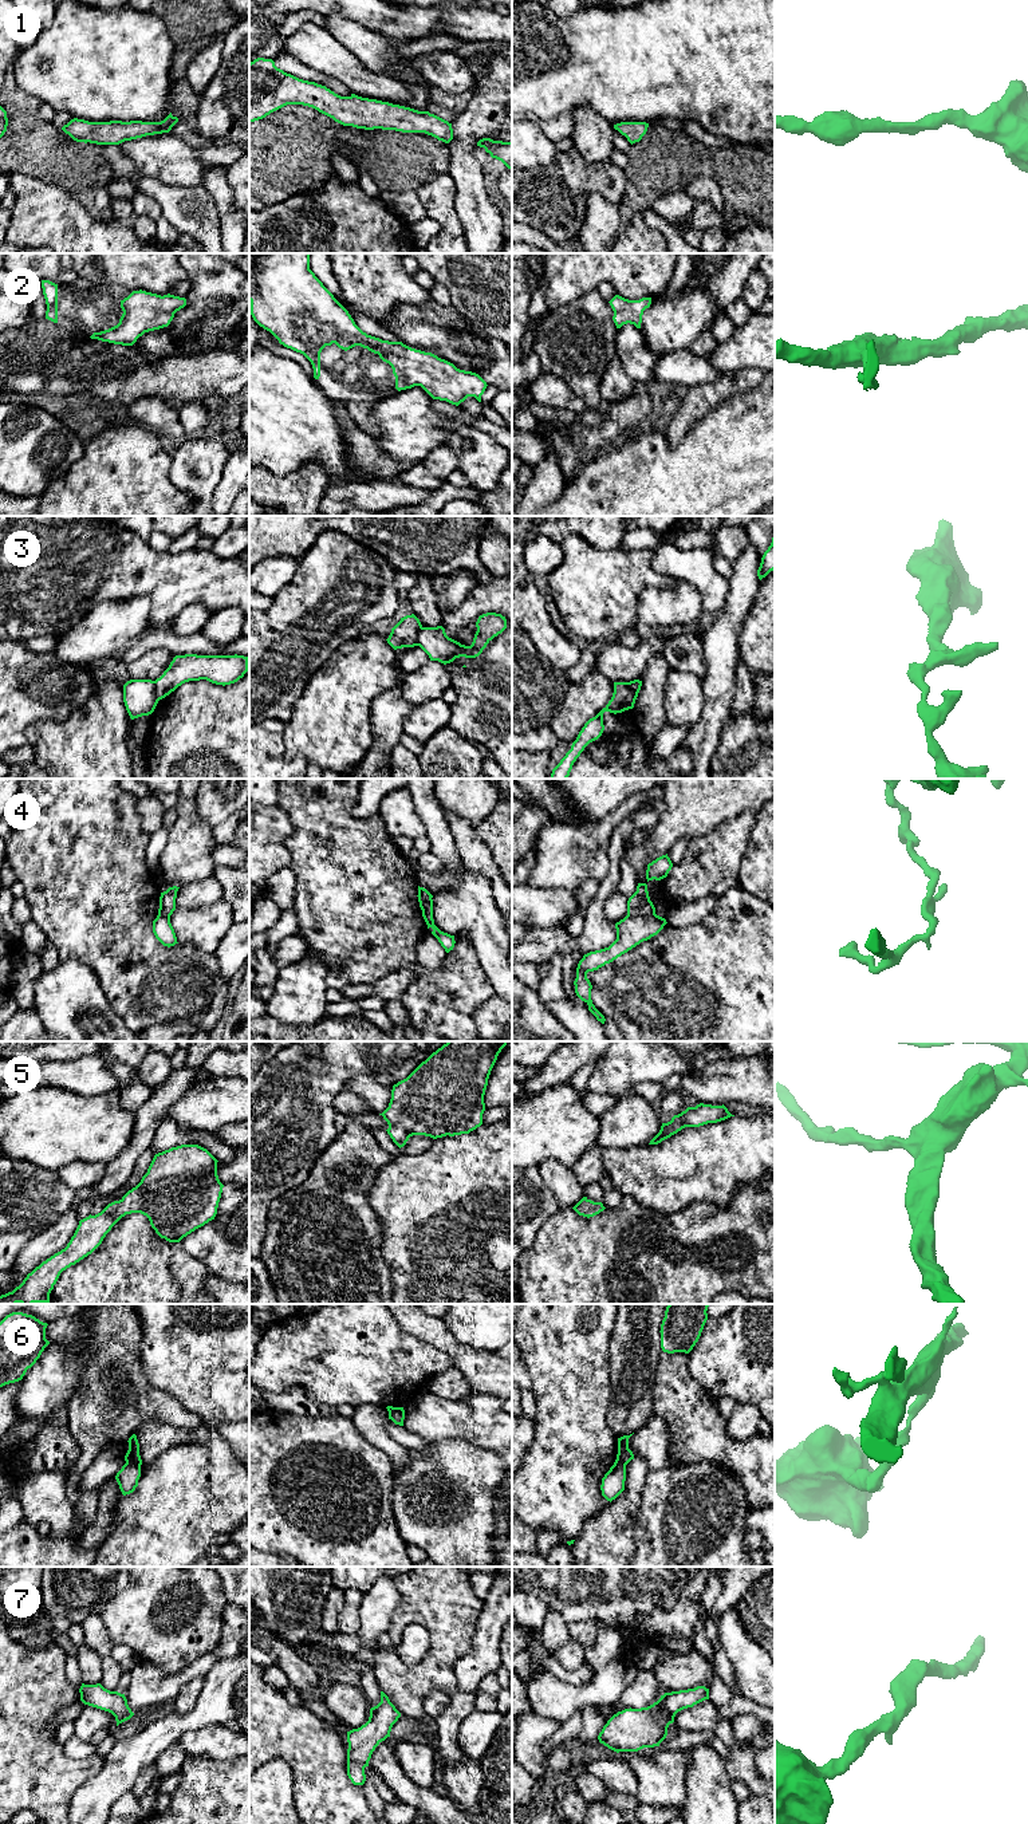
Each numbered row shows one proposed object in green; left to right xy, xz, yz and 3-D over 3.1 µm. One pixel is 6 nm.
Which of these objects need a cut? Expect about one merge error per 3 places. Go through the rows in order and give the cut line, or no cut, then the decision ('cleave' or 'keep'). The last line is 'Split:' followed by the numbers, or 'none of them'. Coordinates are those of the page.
1: cut none; keep
2: cut none; keep
3: cut xz (421, 626), (416, 645); cleave
4: cut yz (627, 913), (630, 916), (654, 914); cleave
5: cut none; keep
6: cut xy (126, 1461), (140, 1465); cleave
7: cut none; keep
Split: 3, 4, 6

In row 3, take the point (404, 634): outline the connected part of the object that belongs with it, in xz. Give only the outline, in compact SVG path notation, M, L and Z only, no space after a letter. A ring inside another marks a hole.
M411 614L401 618L401 621L391 629L387 643L394 649L417 646L417 634L422 627L420 619Z

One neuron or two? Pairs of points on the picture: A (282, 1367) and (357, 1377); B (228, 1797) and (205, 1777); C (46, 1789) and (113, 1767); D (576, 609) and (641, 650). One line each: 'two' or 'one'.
A: one
B: one
C: two
D: two

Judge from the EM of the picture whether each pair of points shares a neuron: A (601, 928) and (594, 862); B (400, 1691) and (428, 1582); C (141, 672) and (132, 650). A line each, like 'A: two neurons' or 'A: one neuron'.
A: two neurons
B: one neuron
C: two neurons

